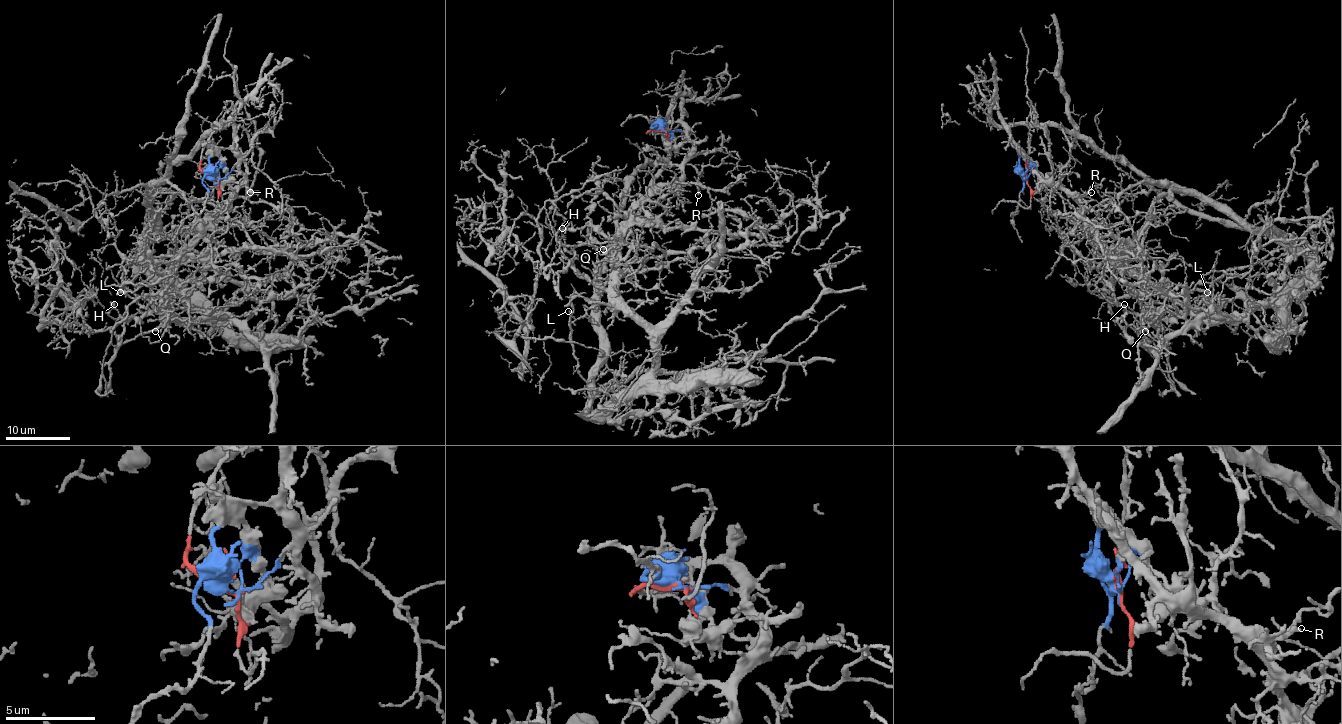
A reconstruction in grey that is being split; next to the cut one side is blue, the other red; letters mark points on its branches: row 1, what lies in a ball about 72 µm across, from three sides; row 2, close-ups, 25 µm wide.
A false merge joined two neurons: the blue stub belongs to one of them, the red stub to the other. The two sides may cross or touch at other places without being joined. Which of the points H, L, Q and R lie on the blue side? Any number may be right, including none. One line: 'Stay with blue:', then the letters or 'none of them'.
Stay with blue: H, L, Q, R

